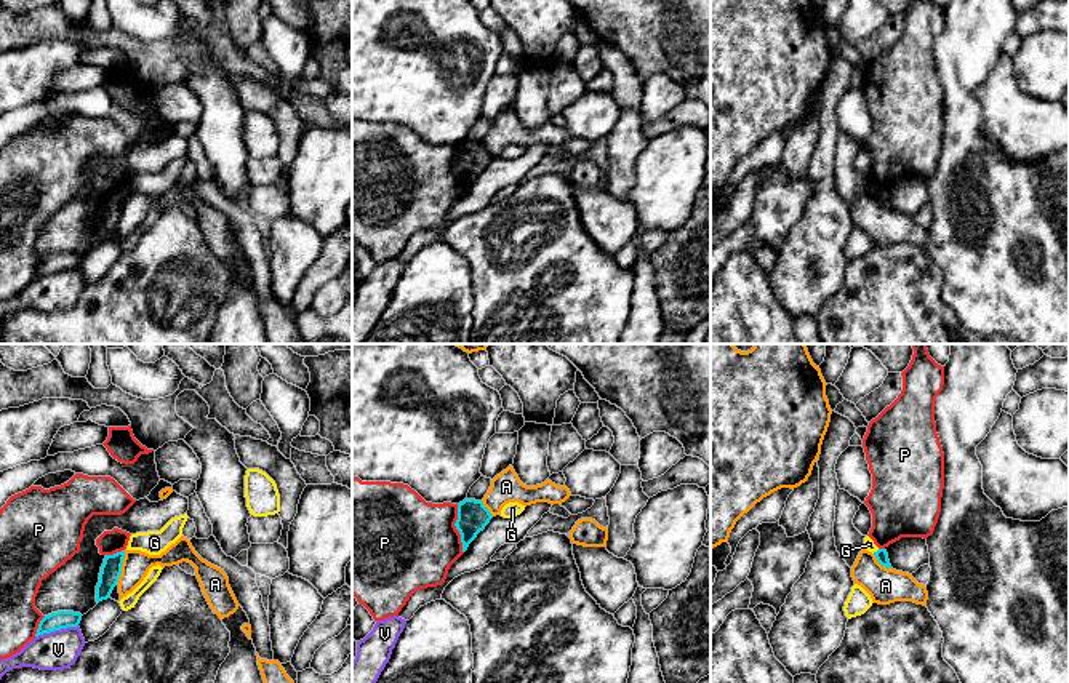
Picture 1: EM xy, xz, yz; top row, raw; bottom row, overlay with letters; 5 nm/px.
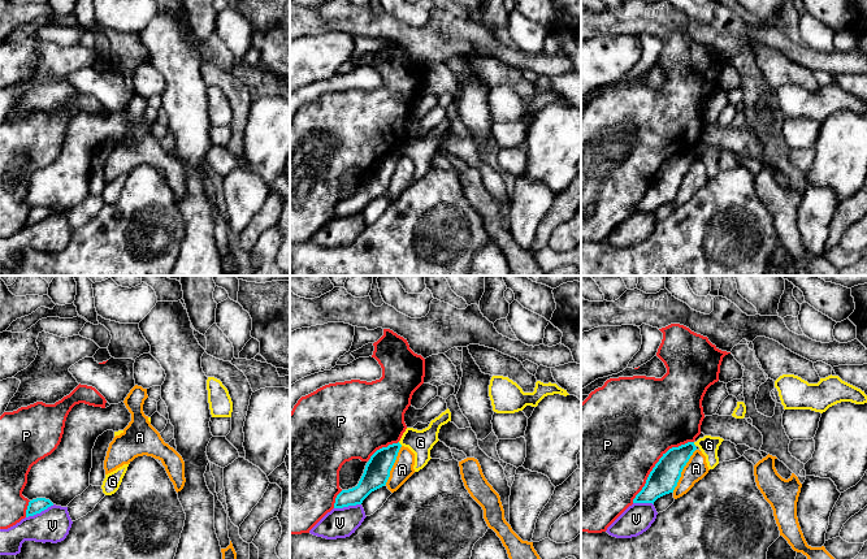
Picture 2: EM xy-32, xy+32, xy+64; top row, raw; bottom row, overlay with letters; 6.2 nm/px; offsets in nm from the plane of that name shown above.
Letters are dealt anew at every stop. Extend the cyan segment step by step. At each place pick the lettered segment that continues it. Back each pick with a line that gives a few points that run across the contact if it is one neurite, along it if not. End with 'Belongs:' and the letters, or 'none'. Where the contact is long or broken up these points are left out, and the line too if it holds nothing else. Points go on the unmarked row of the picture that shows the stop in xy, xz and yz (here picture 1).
Belongs: none

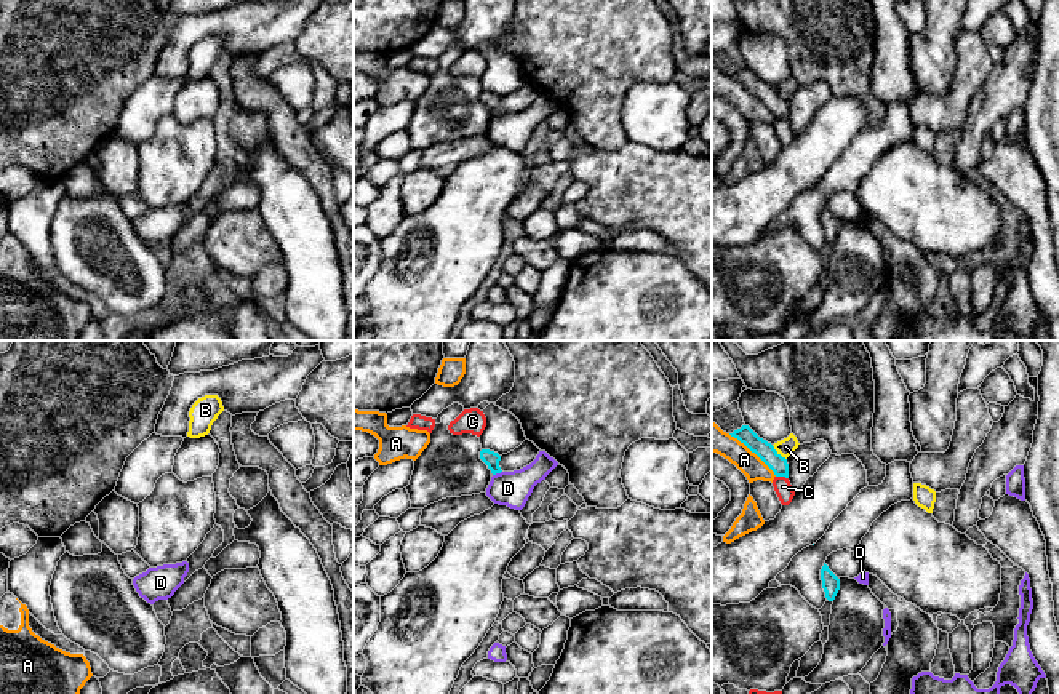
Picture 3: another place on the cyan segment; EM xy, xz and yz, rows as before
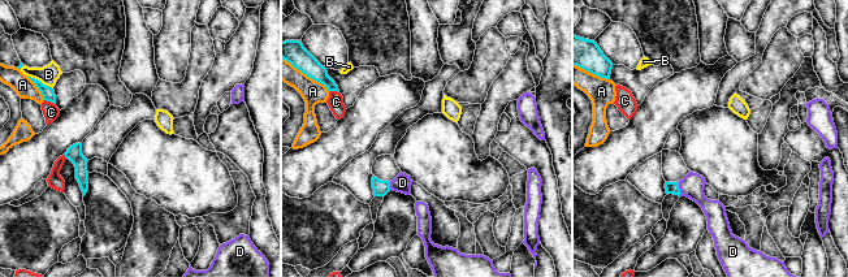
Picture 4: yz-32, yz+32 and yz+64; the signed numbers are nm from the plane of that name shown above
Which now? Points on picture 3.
D: Line: xz (490, 99), (496, 114), (507, 130)
Belongs: D

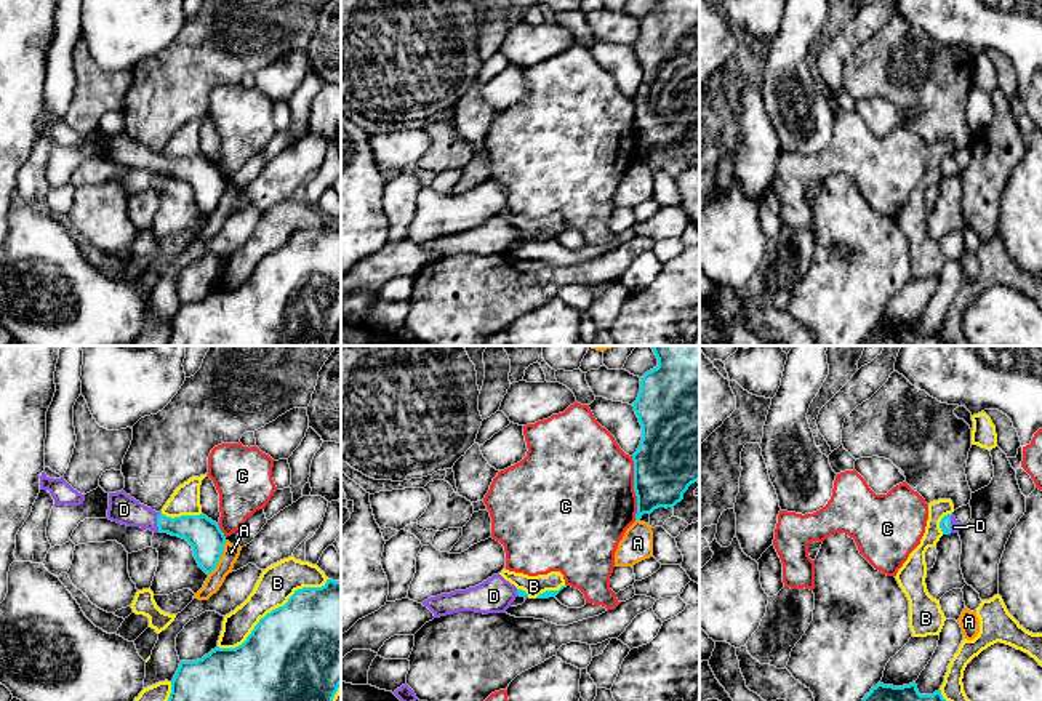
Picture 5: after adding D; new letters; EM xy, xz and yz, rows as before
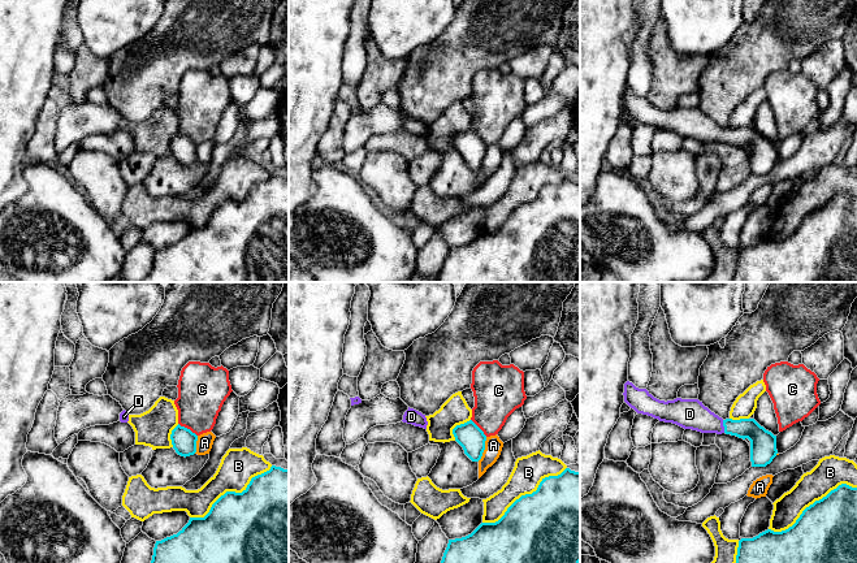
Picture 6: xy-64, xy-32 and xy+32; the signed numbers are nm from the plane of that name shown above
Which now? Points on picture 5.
D: Line: xy (202, 175), (157, 164), (124, 151)
Belongs: D

